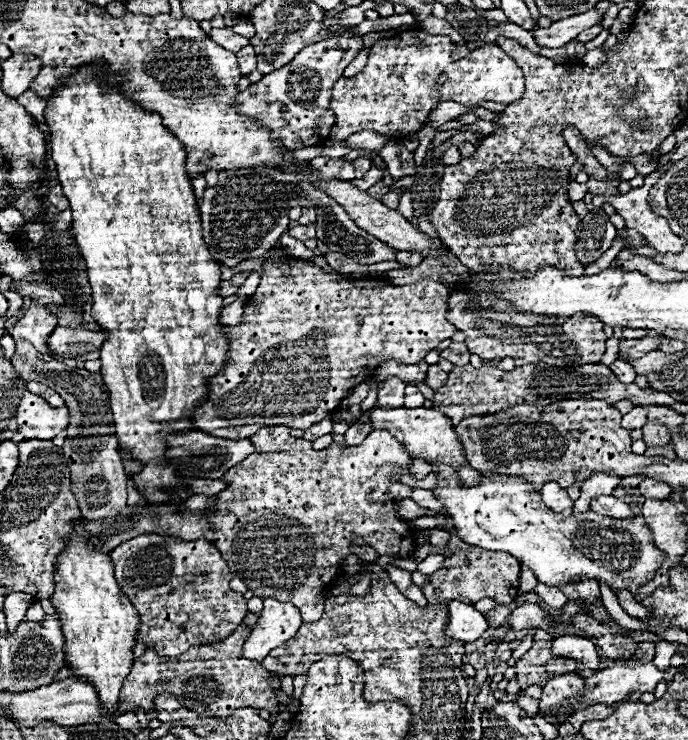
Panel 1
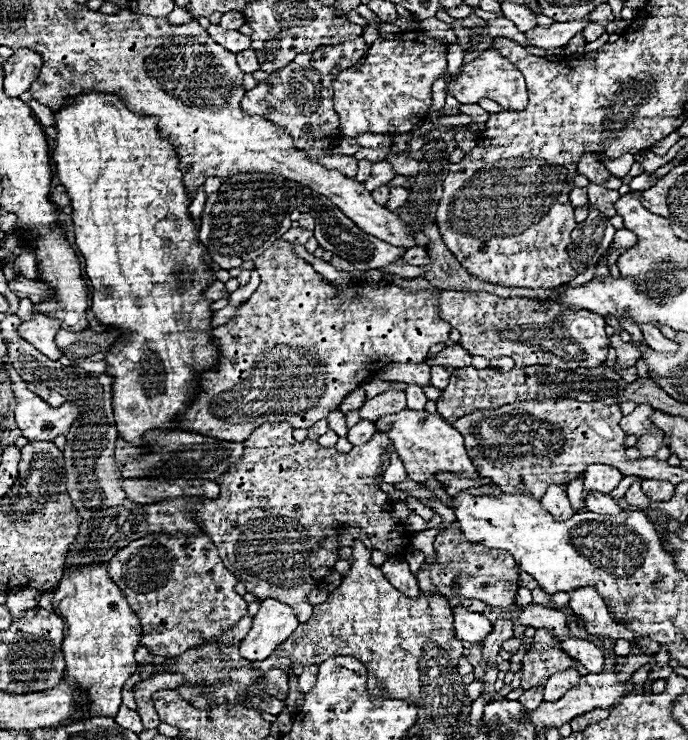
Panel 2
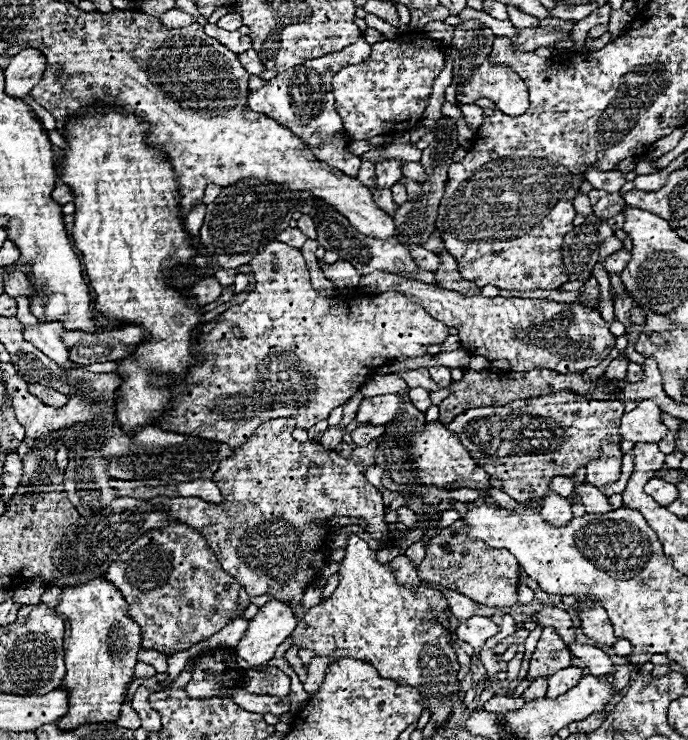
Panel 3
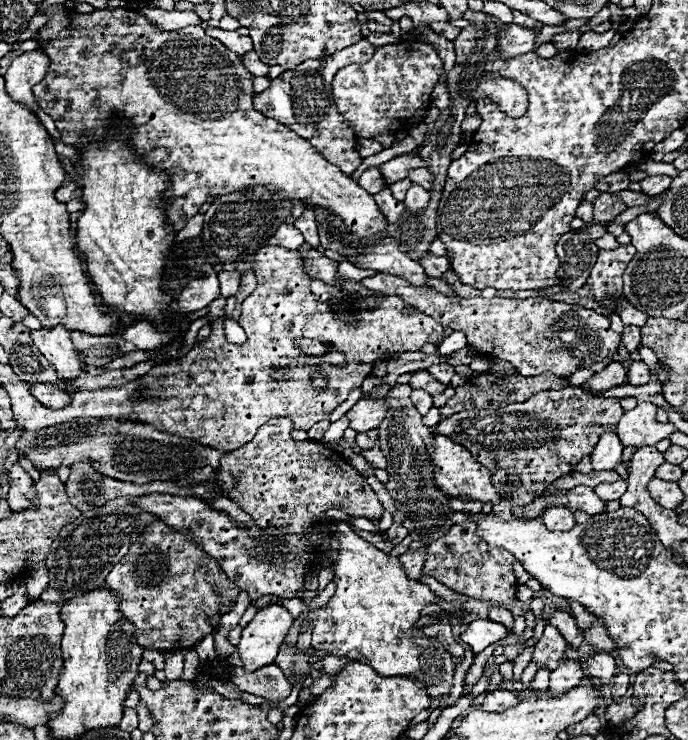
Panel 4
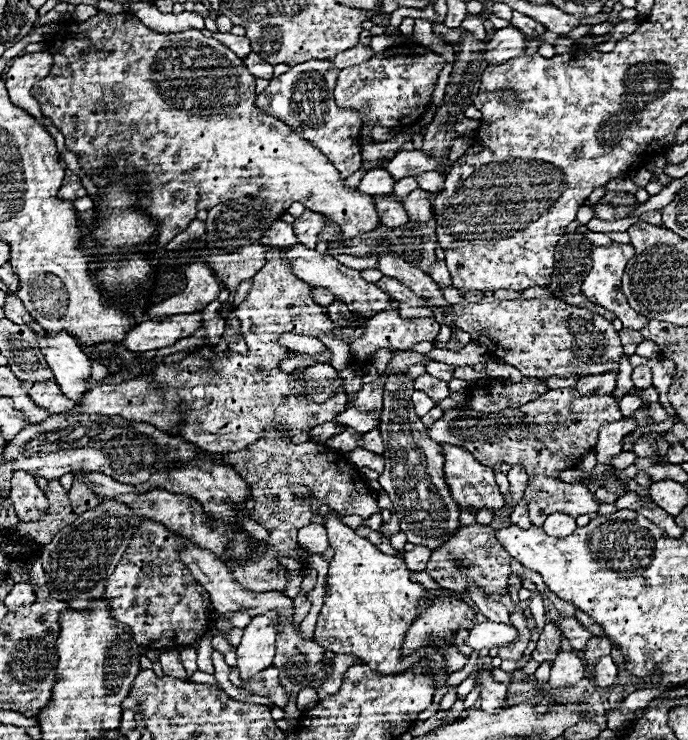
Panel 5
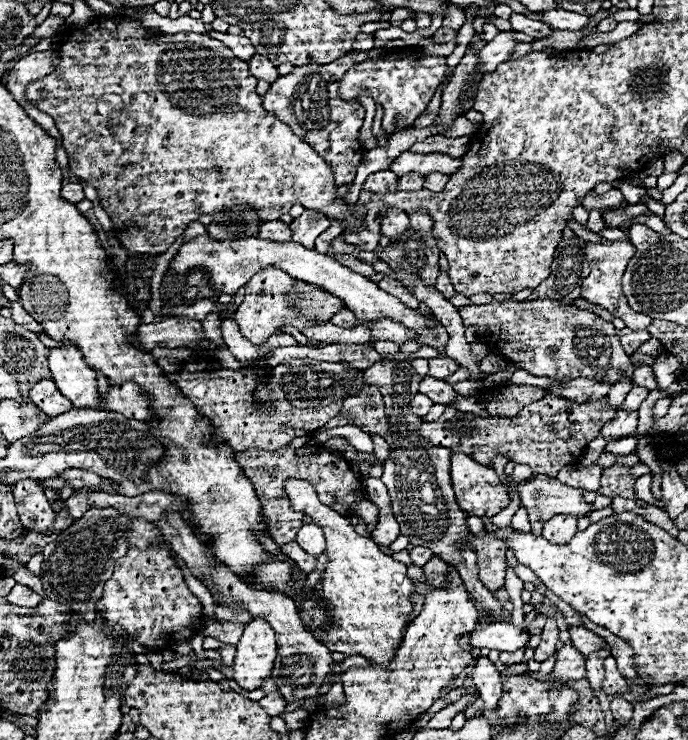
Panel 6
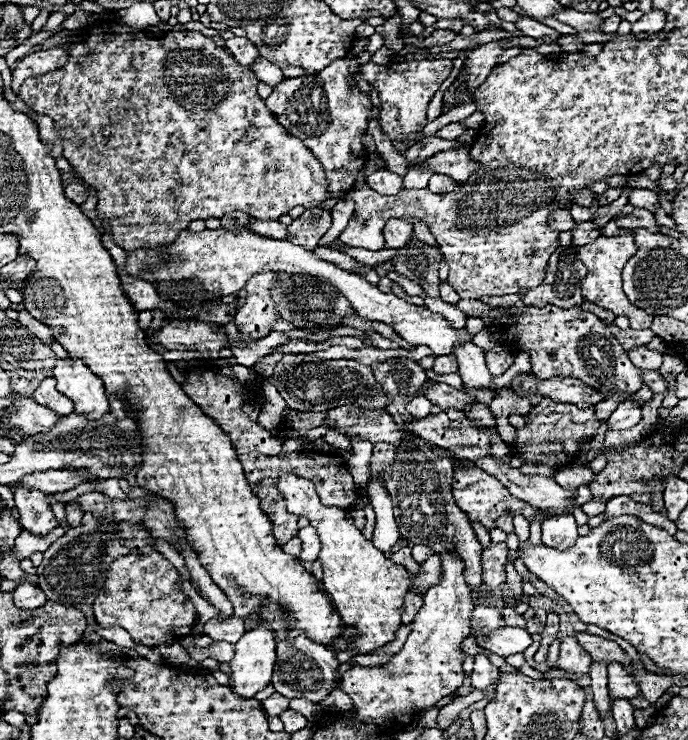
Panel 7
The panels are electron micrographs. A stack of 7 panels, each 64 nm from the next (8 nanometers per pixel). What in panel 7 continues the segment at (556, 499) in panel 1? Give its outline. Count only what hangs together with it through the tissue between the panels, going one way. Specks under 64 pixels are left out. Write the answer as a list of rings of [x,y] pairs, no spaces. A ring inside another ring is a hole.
[[[572,514],[552,516],[542,522],[542,542],[552,548],[568,548],[578,538],[578,524]]]

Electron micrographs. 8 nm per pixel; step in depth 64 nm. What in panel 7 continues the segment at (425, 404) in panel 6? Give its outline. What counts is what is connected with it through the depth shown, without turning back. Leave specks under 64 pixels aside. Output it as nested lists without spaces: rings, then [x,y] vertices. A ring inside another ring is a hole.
[[[416,396],[414,400],[410,400],[410,404],[406,408],[414,418],[426,418],[430,414],[432,402],[428,398],[424,398],[424,396]]]

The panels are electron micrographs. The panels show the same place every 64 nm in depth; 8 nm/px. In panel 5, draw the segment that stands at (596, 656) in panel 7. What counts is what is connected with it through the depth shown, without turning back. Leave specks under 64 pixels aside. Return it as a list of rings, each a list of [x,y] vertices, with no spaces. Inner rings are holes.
[[[560,616],[558,622],[556,622],[556,626],[562,630],[564,638],[570,642],[570,646],[574,650],[584,650],[588,638],[592,638],[592,634],[588,630],[584,630],[576,618],[564,618],[564,616]]]

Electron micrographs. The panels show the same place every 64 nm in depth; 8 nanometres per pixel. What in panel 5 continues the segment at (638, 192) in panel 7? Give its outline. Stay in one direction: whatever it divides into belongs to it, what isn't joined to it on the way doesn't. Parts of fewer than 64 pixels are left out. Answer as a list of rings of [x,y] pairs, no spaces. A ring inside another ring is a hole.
[[[620,176],[620,178],[610,180],[604,185],[604,188],[606,191],[622,191],[628,192],[628,194],[634,194],[638,186],[636,186],[636,184],[634,184],[630,178],[626,178],[626,176],[622,178],[622,176]]]

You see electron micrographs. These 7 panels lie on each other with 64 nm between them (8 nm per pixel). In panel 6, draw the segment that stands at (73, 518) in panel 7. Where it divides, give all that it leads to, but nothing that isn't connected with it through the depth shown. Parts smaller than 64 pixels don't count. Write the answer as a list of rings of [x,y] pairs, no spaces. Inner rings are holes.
[[[78,490],[78,492],[74,492],[74,494],[66,500],[66,506],[68,506],[72,518],[82,518],[84,512],[86,512],[88,508],[92,508],[92,506],[88,504],[88,494],[90,494],[90,492]]]

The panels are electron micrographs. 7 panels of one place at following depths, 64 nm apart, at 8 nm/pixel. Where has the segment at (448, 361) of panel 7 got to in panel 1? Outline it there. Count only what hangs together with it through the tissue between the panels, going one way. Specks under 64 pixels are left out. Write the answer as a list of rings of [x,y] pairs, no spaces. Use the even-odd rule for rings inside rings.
[[[434,364],[434,366],[430,366],[430,368],[428,368],[424,384],[426,384],[426,386],[430,386],[432,390],[438,390],[440,386],[444,386],[446,378],[448,378],[448,374],[446,374],[438,364]]]

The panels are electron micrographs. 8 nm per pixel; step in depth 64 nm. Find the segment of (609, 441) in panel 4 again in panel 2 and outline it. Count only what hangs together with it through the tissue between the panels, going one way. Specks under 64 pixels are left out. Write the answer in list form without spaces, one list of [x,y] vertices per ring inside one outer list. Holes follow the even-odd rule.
[[[588,466],[584,472],[584,500],[592,490],[610,494],[622,478],[624,476],[618,470],[612,470],[612,466]]]

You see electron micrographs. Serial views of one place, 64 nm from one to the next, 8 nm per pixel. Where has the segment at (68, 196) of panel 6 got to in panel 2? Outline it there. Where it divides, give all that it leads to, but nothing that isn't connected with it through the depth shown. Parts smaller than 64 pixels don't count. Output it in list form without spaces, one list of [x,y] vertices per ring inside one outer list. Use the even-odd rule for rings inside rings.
[[[56,186],[56,188],[52,190],[52,194],[50,194],[50,200],[52,200],[56,206],[60,206],[60,208],[64,208],[64,206],[70,206],[70,198],[66,196],[66,190],[64,190],[64,186]]]

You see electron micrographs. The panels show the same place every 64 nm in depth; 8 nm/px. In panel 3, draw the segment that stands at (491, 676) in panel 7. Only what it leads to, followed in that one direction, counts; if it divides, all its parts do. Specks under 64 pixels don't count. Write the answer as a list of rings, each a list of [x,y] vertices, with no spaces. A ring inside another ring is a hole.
[[[496,694],[492,700],[488,700],[482,708],[486,712],[494,712],[494,714],[508,714],[512,710],[518,710],[520,706],[524,706],[522,698],[512,698],[512,696],[500,696]]]

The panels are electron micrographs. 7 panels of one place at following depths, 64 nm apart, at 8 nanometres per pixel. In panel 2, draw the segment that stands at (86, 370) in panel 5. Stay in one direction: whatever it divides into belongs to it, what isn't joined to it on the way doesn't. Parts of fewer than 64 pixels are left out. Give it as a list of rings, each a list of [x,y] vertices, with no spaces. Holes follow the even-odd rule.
[[[34,312],[30,320],[20,324],[18,332],[20,332],[20,338],[24,338],[26,342],[32,342],[44,356],[58,360],[62,356],[60,348],[54,344],[54,336],[58,328],[60,328],[60,320]]]

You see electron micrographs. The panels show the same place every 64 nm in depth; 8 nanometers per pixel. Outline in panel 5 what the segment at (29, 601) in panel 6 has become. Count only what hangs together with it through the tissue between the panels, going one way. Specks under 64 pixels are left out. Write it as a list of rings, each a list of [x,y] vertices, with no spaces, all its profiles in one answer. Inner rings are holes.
[[[22,582],[22,584],[14,584],[12,592],[10,592],[10,594],[6,596],[6,600],[4,600],[4,606],[14,612],[14,610],[18,610],[20,606],[30,606],[32,602],[36,602],[36,596],[34,596],[30,584],[28,584],[28,582]]]

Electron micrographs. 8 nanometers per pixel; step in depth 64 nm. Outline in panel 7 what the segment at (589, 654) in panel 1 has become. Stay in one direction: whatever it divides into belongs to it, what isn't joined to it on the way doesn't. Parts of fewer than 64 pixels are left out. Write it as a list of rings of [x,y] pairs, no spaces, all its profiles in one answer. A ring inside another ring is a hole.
[[[620,662],[608,664],[608,692],[614,698],[626,698],[626,700],[638,696],[638,692],[640,692],[638,684],[622,670]]]

